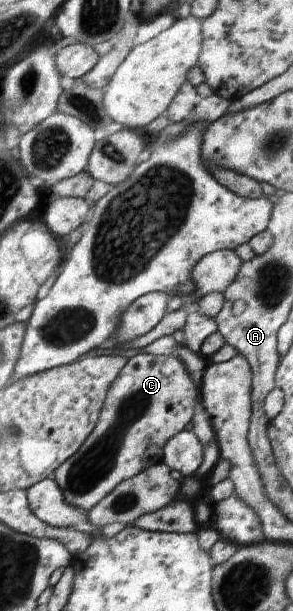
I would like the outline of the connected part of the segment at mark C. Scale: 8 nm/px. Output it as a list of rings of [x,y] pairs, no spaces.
[[[131,353],[127,364],[121,368],[119,376],[115,378],[106,394],[93,432],[87,436],[81,448],[71,458],[67,458],[53,474],[65,502],[69,506],[88,512],[122,481],[133,478],[150,466],[163,463],[165,443],[183,431],[183,428],[193,420],[195,399],[199,398],[200,388],[193,384],[191,374],[177,356]]]

